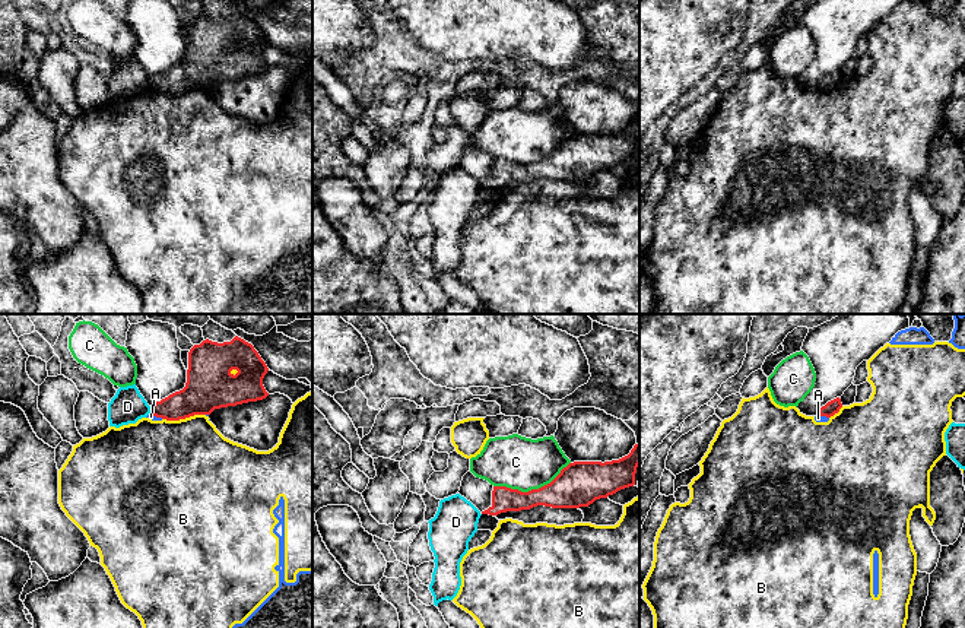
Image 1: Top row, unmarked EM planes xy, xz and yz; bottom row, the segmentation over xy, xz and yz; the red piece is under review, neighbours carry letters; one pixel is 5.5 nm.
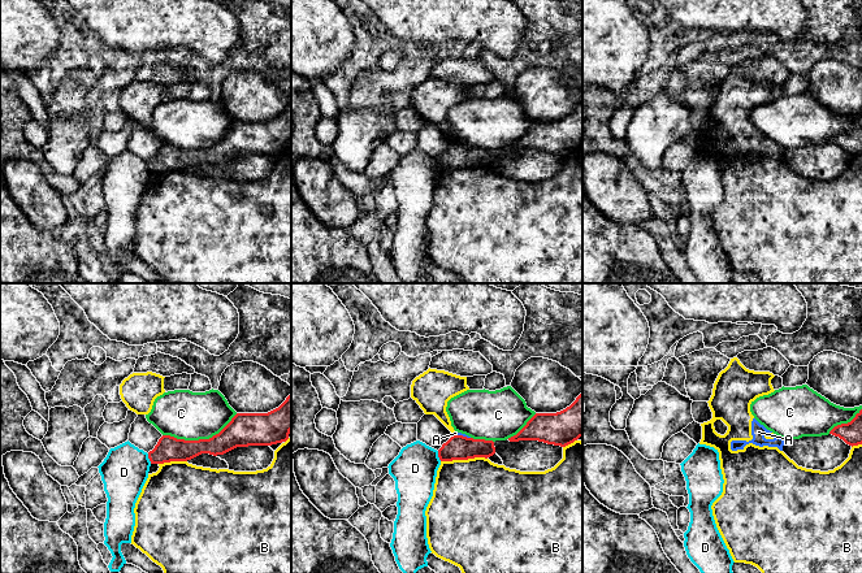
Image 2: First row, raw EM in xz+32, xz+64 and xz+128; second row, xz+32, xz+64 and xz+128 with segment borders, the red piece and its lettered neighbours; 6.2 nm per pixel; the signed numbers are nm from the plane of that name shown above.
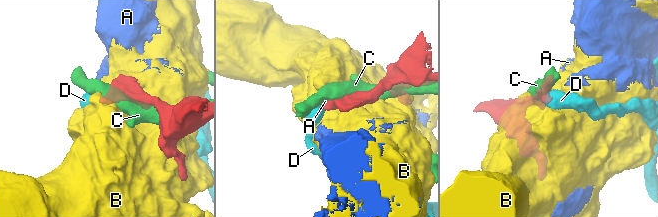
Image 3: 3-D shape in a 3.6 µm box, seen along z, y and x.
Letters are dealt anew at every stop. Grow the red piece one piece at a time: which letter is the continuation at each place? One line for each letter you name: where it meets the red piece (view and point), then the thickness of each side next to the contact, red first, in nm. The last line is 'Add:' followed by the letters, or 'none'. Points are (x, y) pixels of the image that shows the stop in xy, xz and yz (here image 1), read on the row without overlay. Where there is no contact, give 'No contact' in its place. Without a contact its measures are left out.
Add: none

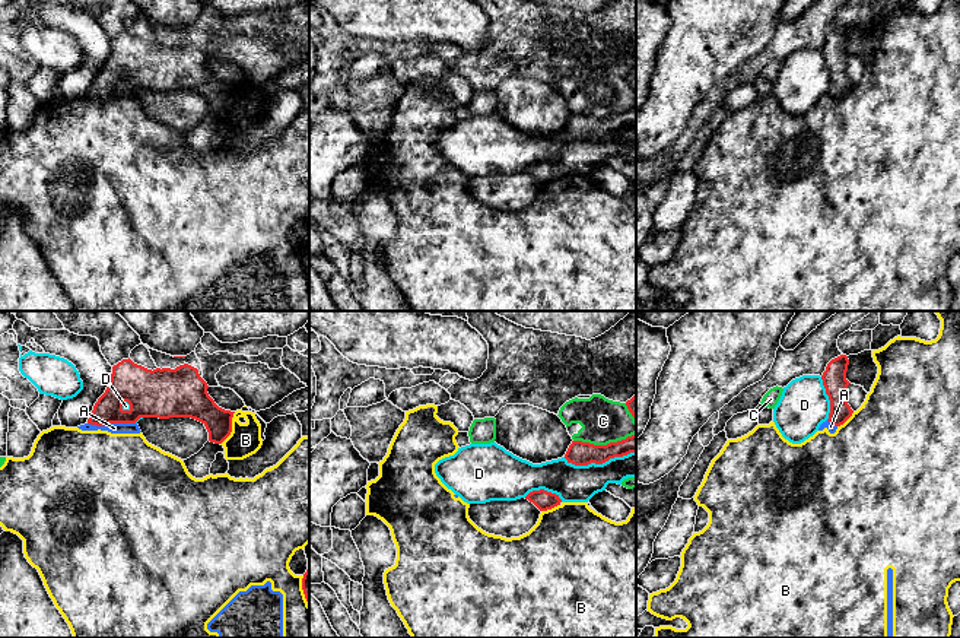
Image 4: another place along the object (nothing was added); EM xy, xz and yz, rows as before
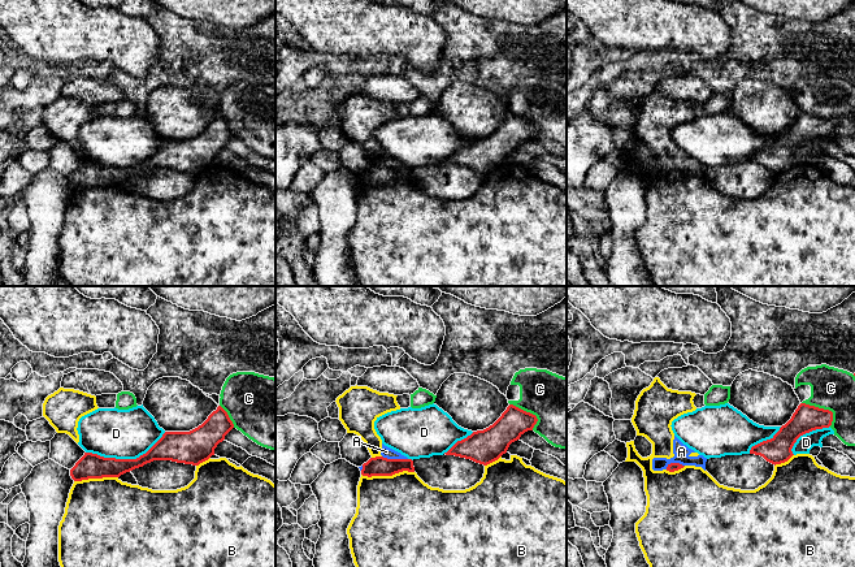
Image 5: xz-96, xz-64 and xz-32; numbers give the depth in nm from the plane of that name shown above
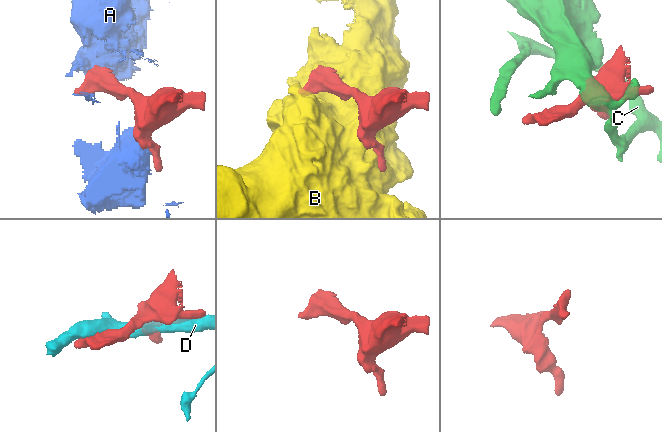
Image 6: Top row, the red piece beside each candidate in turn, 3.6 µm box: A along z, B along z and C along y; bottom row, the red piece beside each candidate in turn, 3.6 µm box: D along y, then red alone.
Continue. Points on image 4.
Add: none

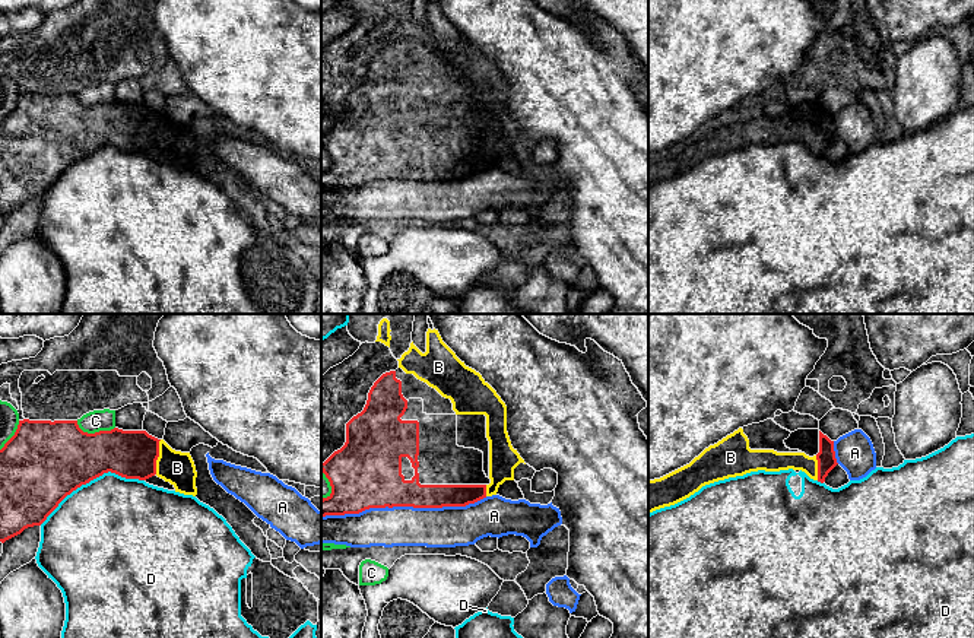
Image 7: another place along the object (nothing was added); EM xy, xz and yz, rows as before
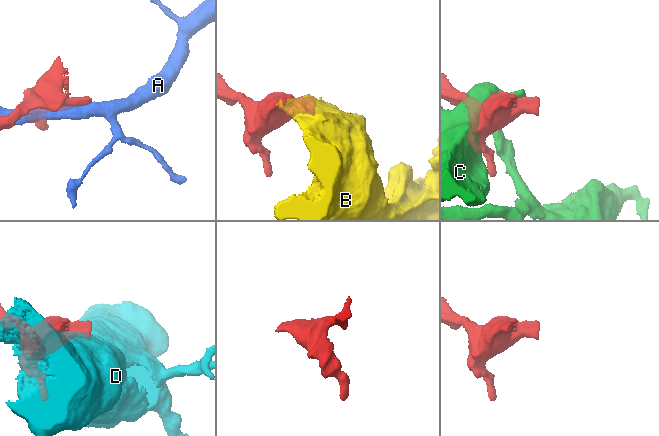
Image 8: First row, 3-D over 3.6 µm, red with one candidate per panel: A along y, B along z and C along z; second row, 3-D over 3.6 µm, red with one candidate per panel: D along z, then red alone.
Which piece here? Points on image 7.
B: Touches red at xy (158, 129). Thickness 260 nm (red) against 180 nm
Add: B

